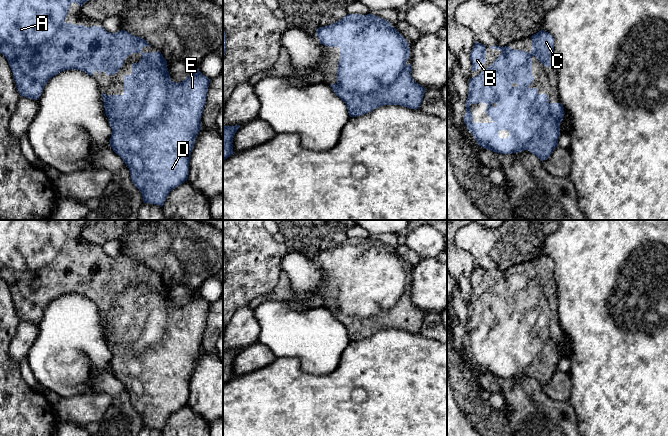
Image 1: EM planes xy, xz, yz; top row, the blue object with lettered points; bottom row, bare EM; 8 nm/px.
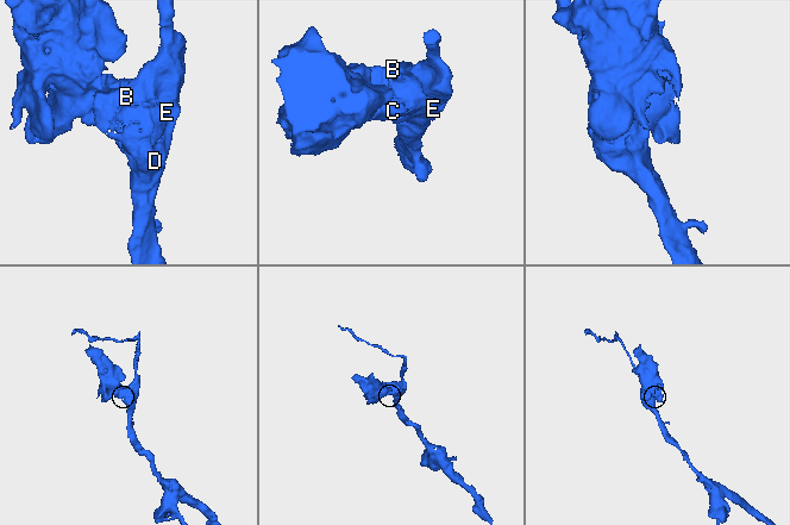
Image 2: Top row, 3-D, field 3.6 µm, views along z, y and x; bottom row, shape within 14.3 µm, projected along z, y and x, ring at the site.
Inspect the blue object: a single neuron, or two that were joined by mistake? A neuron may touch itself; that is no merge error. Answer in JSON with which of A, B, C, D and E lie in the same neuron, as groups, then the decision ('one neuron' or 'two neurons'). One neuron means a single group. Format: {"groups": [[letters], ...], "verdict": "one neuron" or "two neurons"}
{"groups": [["A", "B", "C", "D", "E"]], "verdict": "one neuron"}

